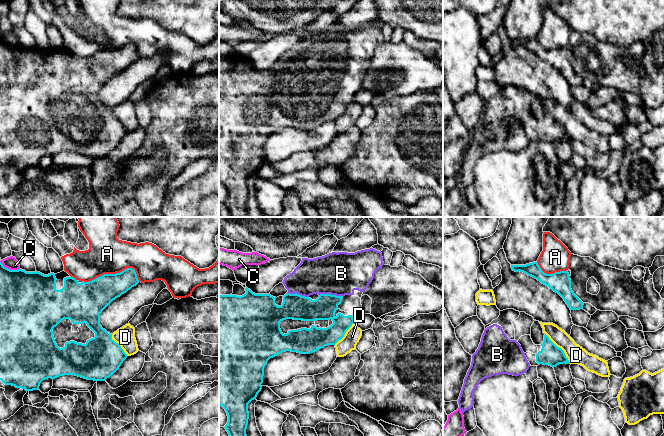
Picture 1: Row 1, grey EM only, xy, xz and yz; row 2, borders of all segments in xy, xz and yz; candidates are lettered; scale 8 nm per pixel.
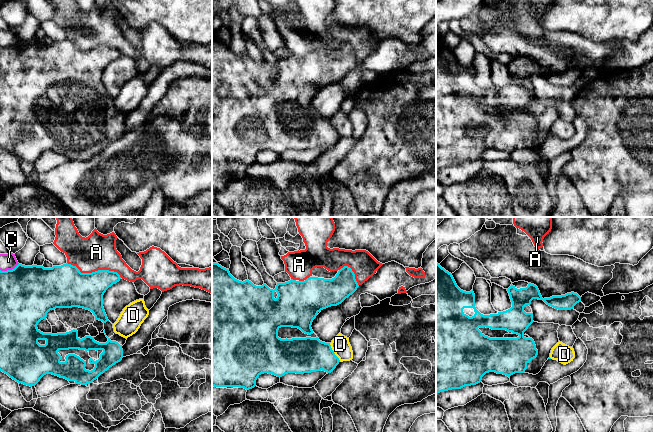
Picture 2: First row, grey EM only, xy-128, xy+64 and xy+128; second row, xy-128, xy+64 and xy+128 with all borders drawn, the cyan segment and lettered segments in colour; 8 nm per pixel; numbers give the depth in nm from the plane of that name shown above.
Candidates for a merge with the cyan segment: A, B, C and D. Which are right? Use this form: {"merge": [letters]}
{"merge": ["B"]}

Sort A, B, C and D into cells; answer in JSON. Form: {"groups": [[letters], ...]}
{"groups": [["A"], ["B"], ["C"], ["D"]]}

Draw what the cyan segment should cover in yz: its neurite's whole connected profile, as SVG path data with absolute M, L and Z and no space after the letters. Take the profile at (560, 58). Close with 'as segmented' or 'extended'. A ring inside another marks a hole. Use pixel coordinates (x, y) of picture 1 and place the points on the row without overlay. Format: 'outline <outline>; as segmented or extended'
outline M537 38L526 41L511 41L515 48L523 48L531 52L542 60L548 62L554 68L558 69L566 78L570 86L583 85L584 79L574 70L571 65L571 55L568 47L546 50L542 47Z; as segmented

